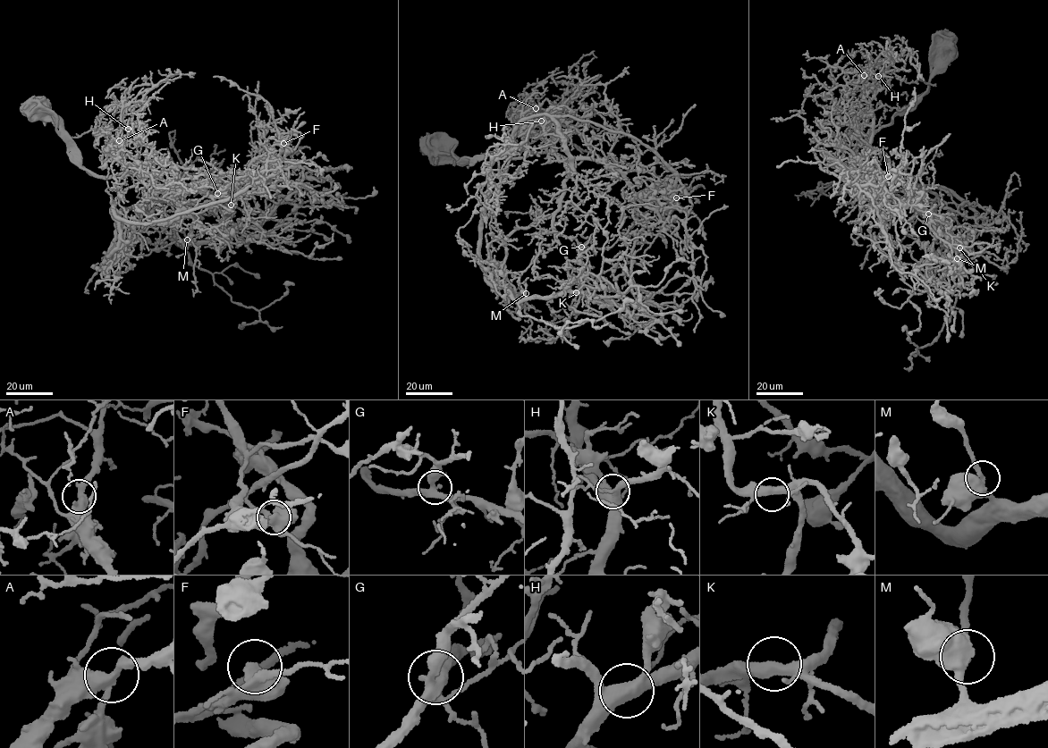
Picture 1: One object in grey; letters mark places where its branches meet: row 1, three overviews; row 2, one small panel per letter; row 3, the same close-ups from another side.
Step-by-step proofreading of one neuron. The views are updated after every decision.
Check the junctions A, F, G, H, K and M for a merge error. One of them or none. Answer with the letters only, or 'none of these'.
none of these

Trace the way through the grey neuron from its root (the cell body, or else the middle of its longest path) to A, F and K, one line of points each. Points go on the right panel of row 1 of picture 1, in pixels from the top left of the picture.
A: (944, 45), (927, 89), (874, 133), (867, 106), (878, 89), (864, 81), (864, 75)
F: (944, 45), (927, 89), (875, 131), (857, 163), (881, 180), (883, 175), (895, 180), (888, 176)
K: (944, 45), (927, 89), (894, 115), (891, 123), (875, 131), (869, 146), (884, 155), (936, 230), (959, 247)

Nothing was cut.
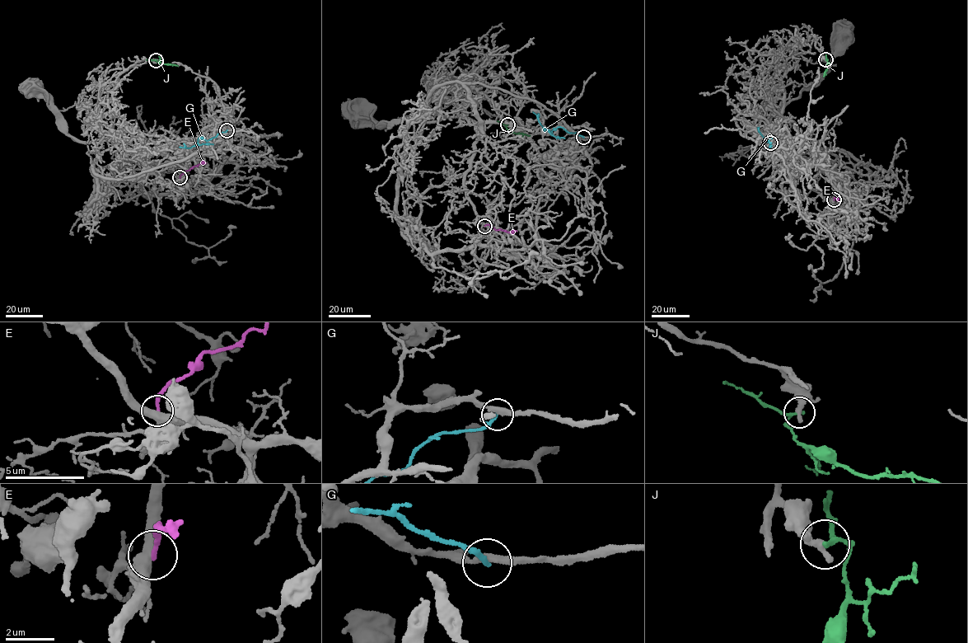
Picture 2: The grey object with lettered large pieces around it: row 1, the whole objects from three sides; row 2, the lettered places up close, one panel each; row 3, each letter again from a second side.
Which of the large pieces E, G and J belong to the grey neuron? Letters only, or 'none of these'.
none of these

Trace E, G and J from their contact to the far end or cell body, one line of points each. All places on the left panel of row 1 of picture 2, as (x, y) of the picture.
E: (180, 177), (184, 171), (206, 162)
G: (227, 130), (207, 140), (200, 138), (194, 146), (189, 148), (180, 147)
J: (156, 60), (178, 66)

